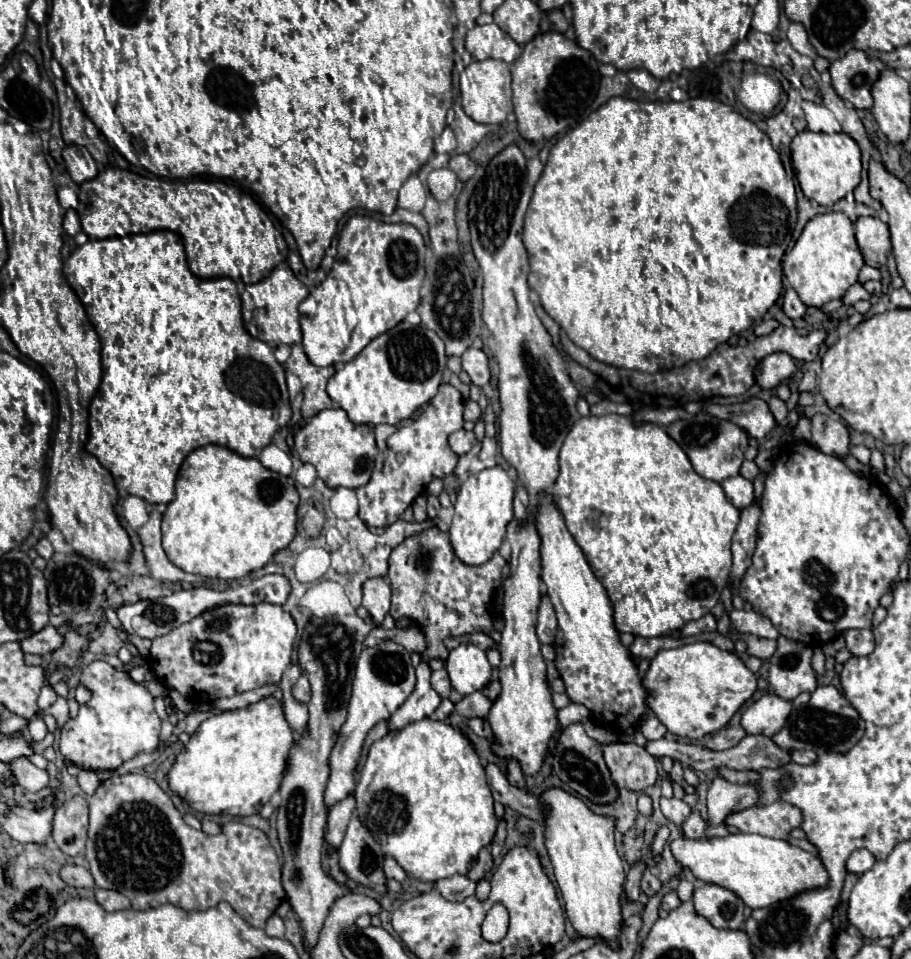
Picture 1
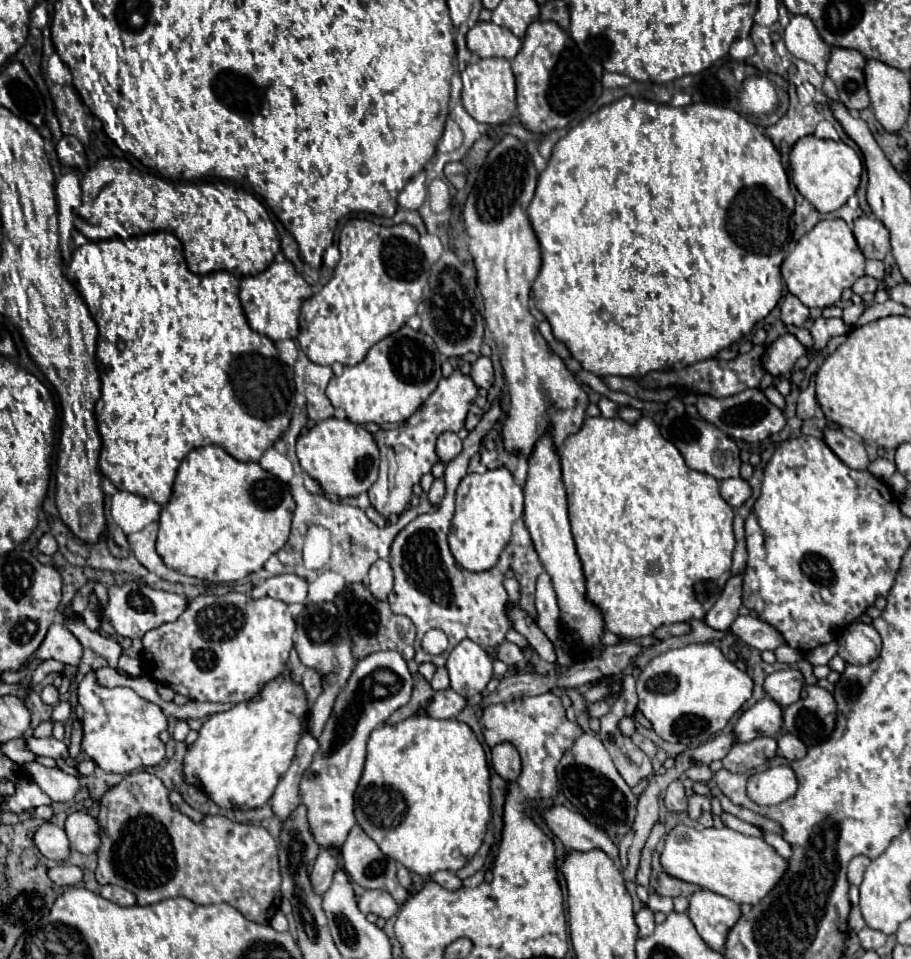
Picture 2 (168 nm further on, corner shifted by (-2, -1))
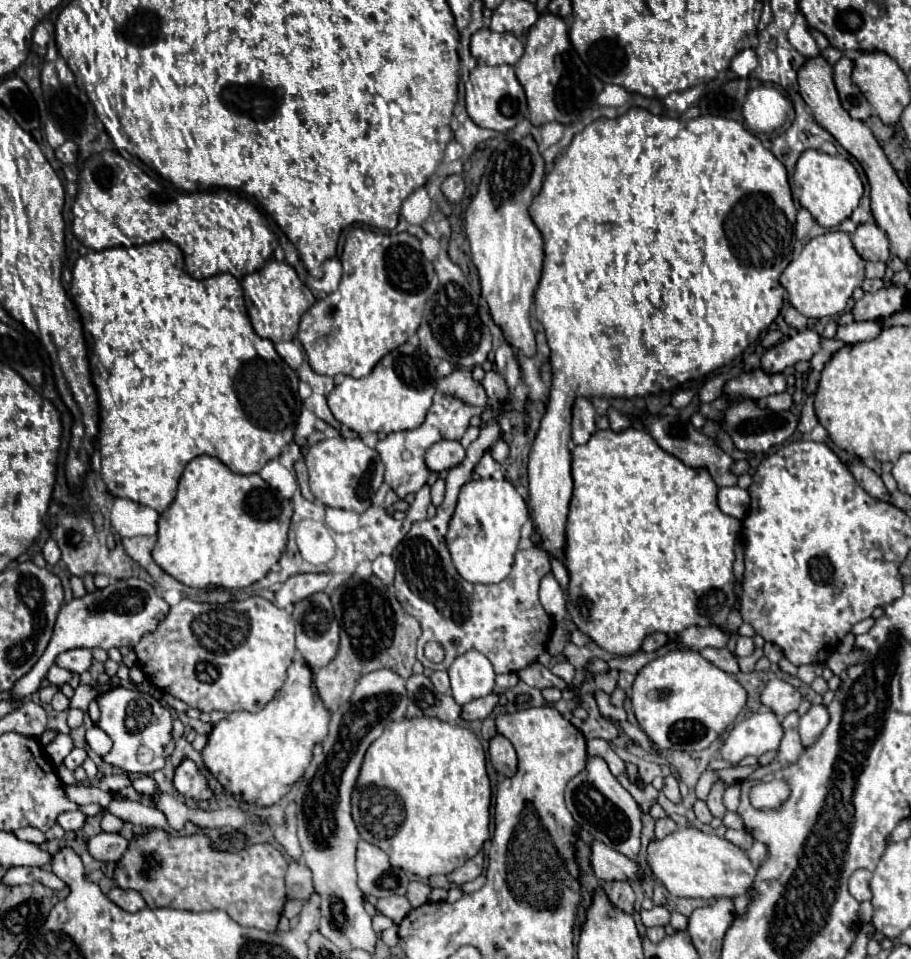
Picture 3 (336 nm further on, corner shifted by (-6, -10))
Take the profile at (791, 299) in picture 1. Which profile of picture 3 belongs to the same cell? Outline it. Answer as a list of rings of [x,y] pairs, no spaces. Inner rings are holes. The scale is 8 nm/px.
[[[792,306],[786,310],[784,320],[786,320],[788,326],[792,326],[792,328],[796,328],[796,330],[804,330],[806,324],[808,324],[808,318],[802,316],[802,314],[800,314],[796,308],[792,308]]]

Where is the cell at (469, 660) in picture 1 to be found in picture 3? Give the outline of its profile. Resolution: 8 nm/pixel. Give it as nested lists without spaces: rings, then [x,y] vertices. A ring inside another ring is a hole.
[[[468,650],[466,654],[458,656],[452,666],[448,668],[452,696],[458,704],[466,704],[474,698],[482,698],[494,692],[494,668],[490,660],[478,652]]]

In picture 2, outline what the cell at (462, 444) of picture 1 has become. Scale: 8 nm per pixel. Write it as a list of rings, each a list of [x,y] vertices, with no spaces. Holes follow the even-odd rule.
[[[446,431],[446,433],[442,433],[438,437],[438,441],[436,441],[436,453],[438,453],[438,457],[440,457],[442,463],[452,461],[460,451],[462,451],[462,441],[460,441],[460,437],[456,433]]]

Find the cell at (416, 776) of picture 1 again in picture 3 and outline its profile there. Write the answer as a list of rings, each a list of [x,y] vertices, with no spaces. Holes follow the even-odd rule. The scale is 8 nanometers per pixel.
[[[404,718],[400,722],[390,722],[382,736],[378,740],[372,742],[372,746],[368,748],[366,756],[364,756],[364,762],[362,762],[362,770],[360,770],[360,776],[358,776],[358,782],[356,782],[356,788],[354,788],[354,794],[352,794],[352,818],[356,822],[356,828],[360,832],[360,836],[378,846],[380,850],[384,850],[388,856],[390,856],[390,864],[392,866],[398,866],[406,872],[412,872],[420,878],[430,878],[434,874],[450,874],[454,872],[456,868],[464,866],[466,860],[474,858],[482,844],[488,840],[490,832],[488,832],[488,826],[490,826],[490,780],[488,780],[488,774],[486,774],[486,756],[484,756],[484,750],[482,750],[482,744],[478,742],[478,738],[468,730],[468,728],[462,728],[462,726],[452,726],[448,722],[442,722],[438,718]]]

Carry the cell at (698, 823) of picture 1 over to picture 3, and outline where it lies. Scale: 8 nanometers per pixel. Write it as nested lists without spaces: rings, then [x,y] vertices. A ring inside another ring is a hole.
[[[716,782],[708,794],[708,800],[706,800],[712,816],[716,816],[716,818],[722,818],[726,814],[726,808],[722,804],[722,792],[724,792],[724,782]]]

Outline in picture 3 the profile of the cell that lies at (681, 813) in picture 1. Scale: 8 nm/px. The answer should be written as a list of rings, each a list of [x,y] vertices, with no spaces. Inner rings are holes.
[[[666,776],[664,778],[664,788],[662,788],[664,796],[668,800],[672,800],[674,804],[680,804],[682,802],[682,796],[680,796],[680,788],[678,788],[678,780],[674,776]]]

